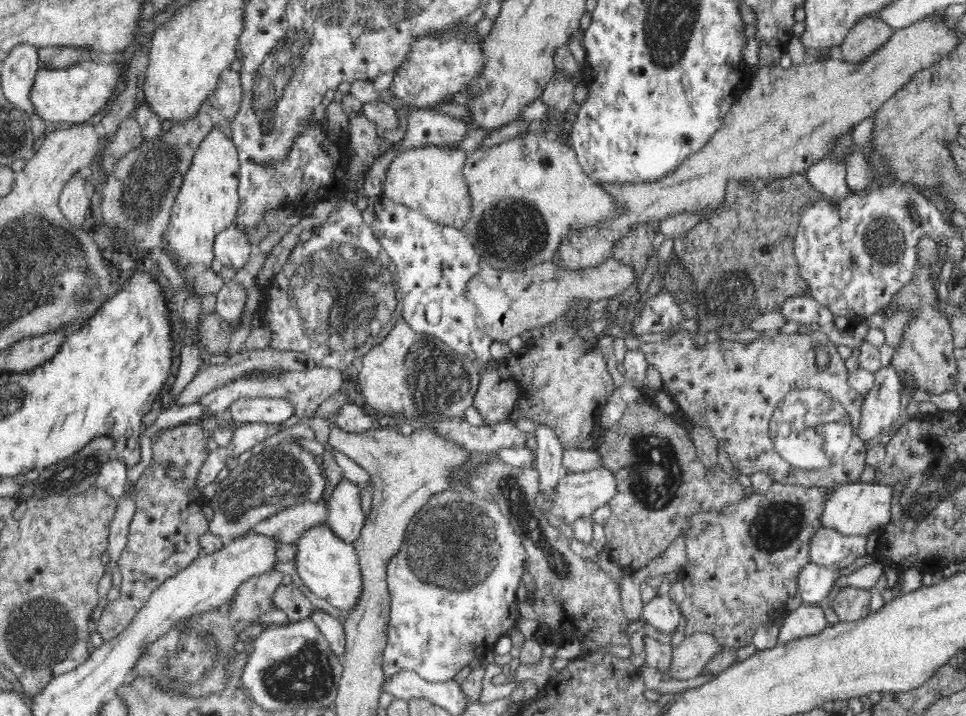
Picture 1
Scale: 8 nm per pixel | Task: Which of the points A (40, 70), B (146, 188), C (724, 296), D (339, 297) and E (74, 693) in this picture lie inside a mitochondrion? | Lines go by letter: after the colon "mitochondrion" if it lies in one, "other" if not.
A: other
B: mitochondrion
C: mitochondrion
D: mitochondrion
E: other

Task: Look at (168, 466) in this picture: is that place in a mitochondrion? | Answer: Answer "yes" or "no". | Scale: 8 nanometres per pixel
no

